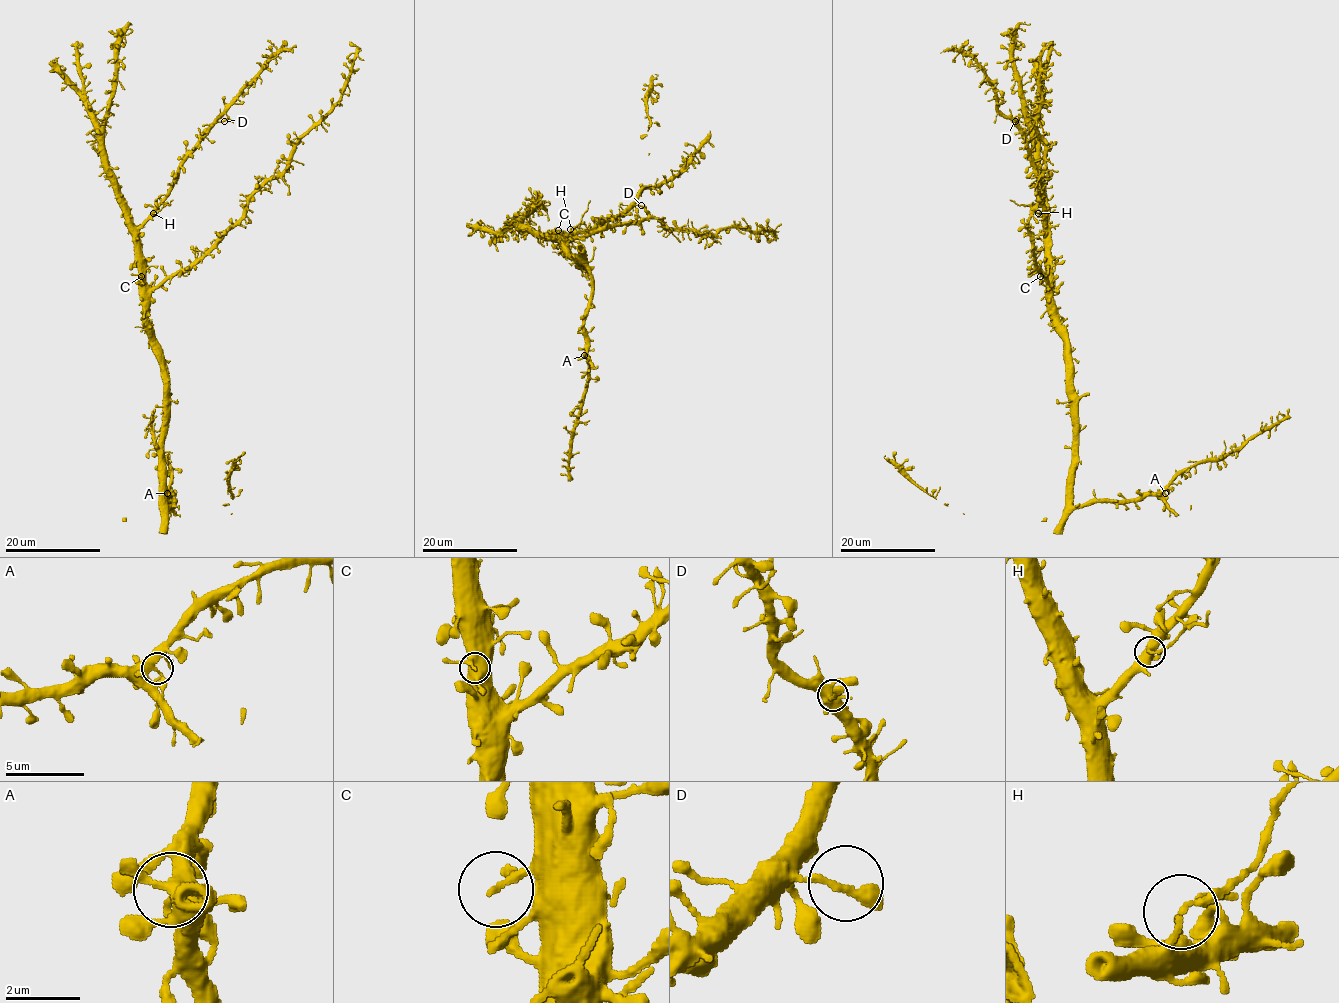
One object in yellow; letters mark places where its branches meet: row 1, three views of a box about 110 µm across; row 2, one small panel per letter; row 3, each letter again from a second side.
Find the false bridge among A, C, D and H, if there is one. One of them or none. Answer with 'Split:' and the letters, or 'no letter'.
Split: H

